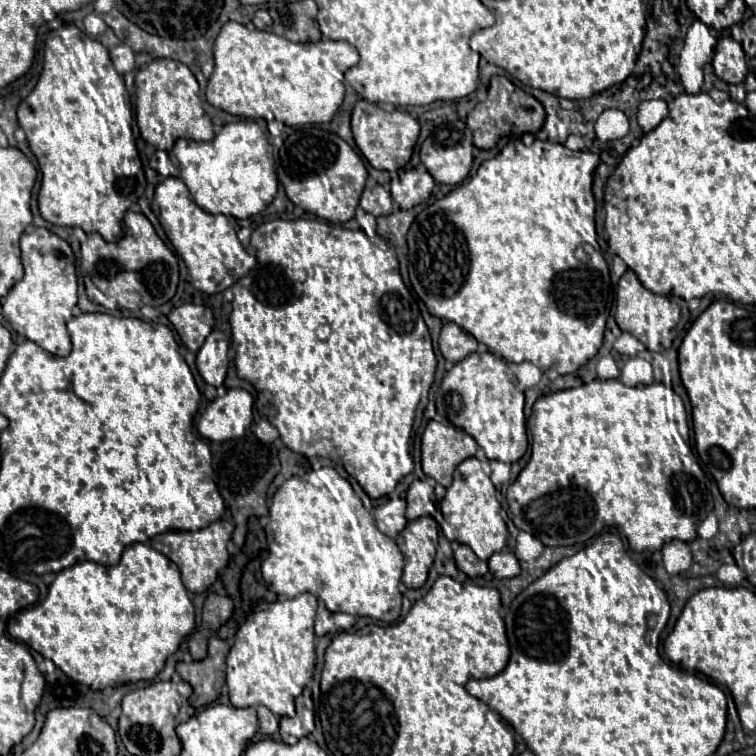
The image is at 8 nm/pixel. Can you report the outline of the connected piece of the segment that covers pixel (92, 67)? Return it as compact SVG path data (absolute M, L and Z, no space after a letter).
M70 24L48 34L44 44L44 70L34 90L18 106L18 122L26 132L32 154L42 172L38 206L44 220L56 226L80 226L84 232L98 232L106 242L122 238L122 216L138 202L146 178L132 138L132 108L122 76L114 70L108 50L78 26Z

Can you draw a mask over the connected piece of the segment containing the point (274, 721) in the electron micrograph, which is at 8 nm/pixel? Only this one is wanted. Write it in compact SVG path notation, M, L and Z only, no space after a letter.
M256 706L256 712L258 712L258 722L260 722L260 732L262 734L274 734L278 730L278 722L280 718L276 714L272 714L266 706Z

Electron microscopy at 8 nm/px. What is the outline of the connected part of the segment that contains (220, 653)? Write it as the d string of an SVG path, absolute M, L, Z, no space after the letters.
M212 636L208 640L206 660L190 662L190 664L184 664L184 662L176 664L176 672L182 676L182 680L186 680L192 686L194 696L202 704L210 704L220 696L220 690L226 680L226 672L224 672L226 654L228 654L226 640Z

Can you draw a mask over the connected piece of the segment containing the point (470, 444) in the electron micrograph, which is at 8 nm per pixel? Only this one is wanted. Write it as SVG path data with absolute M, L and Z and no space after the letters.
M430 420L422 434L422 470L426 476L448 488L456 466L462 460L472 458L476 450L476 440L460 428Z

